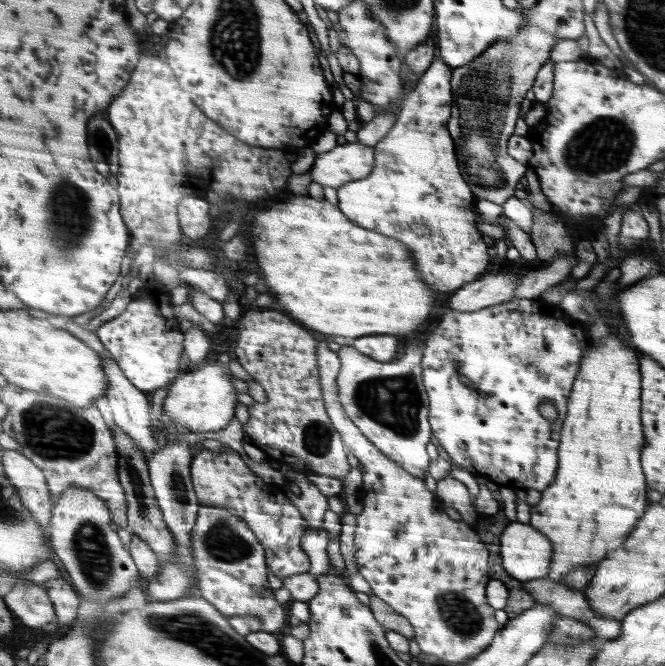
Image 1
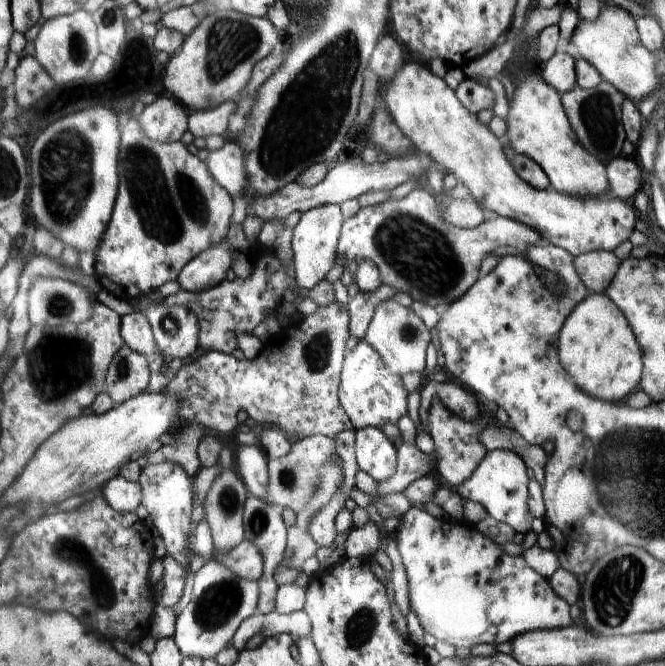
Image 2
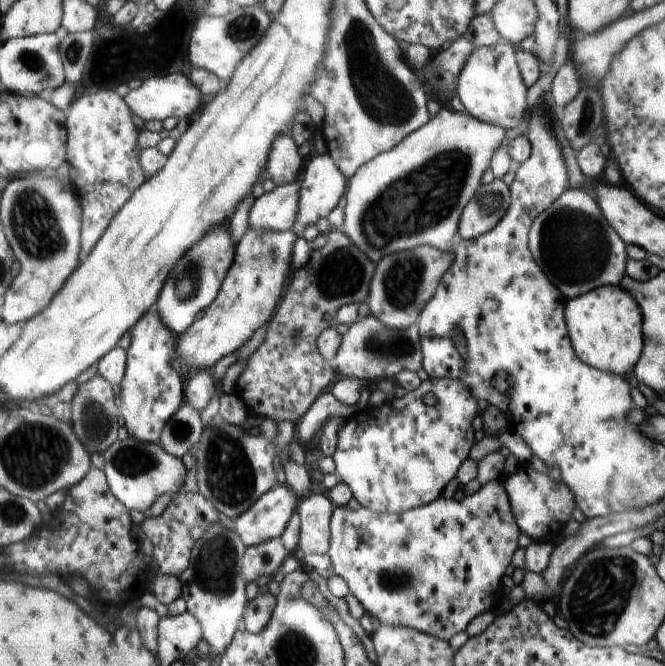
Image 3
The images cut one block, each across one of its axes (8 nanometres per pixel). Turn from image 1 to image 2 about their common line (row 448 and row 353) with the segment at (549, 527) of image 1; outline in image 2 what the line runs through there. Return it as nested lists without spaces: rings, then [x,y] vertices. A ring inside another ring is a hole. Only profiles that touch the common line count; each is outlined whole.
[[[587,292],[585,300],[581,300],[565,318],[557,338],[557,356],[571,382],[585,394],[611,404],[619,404],[619,400],[631,394],[641,376],[641,350],[631,334],[631,324],[623,316],[625,314],[607,294]]]

